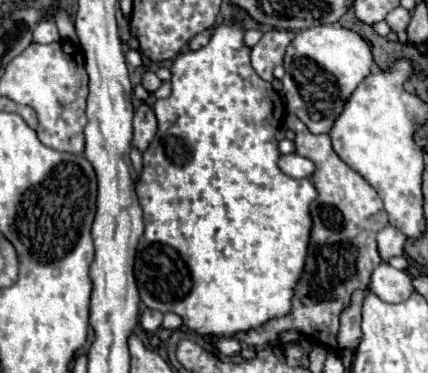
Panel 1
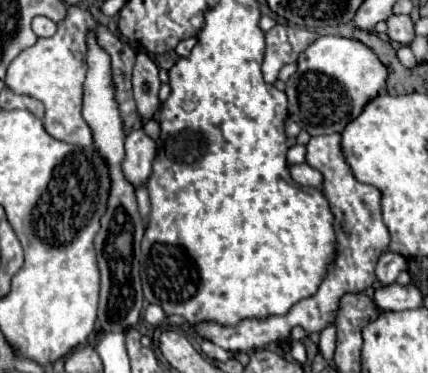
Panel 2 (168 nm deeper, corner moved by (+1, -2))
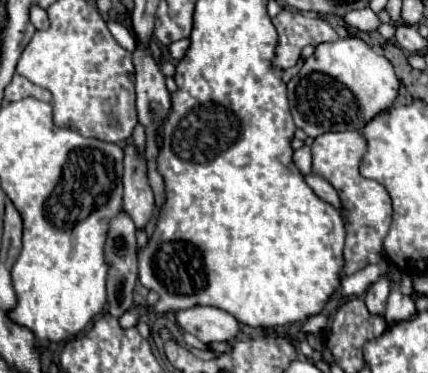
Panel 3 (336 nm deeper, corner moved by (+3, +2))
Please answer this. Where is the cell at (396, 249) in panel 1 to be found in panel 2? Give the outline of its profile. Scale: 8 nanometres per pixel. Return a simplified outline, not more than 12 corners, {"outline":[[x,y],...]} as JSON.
{"outline":[[383,254],[375,274],[381,286],[389,286],[407,270],[399,254]]}

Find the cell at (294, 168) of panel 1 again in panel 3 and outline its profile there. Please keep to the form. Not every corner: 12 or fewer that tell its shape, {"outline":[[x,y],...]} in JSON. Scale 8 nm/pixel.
{"outline":[[307,174],[305,182],[321,200],[341,210],[339,196],[325,178]]}

